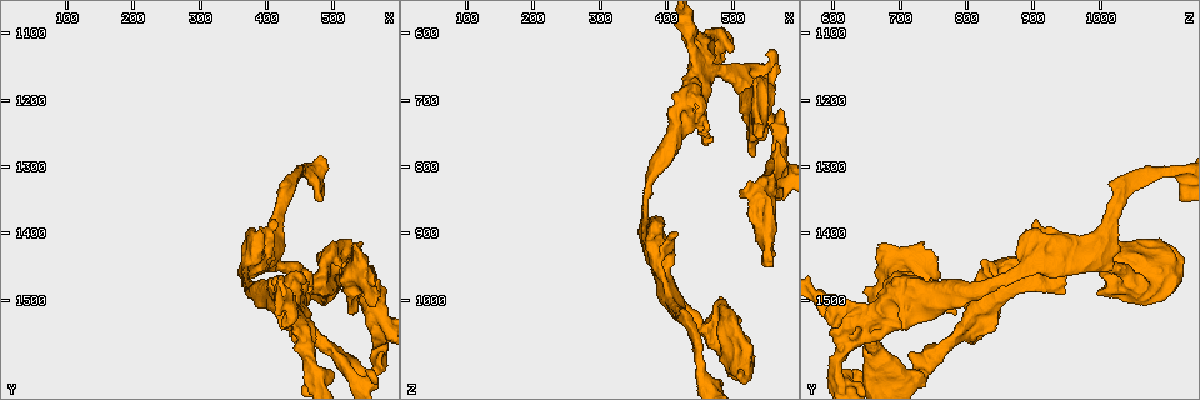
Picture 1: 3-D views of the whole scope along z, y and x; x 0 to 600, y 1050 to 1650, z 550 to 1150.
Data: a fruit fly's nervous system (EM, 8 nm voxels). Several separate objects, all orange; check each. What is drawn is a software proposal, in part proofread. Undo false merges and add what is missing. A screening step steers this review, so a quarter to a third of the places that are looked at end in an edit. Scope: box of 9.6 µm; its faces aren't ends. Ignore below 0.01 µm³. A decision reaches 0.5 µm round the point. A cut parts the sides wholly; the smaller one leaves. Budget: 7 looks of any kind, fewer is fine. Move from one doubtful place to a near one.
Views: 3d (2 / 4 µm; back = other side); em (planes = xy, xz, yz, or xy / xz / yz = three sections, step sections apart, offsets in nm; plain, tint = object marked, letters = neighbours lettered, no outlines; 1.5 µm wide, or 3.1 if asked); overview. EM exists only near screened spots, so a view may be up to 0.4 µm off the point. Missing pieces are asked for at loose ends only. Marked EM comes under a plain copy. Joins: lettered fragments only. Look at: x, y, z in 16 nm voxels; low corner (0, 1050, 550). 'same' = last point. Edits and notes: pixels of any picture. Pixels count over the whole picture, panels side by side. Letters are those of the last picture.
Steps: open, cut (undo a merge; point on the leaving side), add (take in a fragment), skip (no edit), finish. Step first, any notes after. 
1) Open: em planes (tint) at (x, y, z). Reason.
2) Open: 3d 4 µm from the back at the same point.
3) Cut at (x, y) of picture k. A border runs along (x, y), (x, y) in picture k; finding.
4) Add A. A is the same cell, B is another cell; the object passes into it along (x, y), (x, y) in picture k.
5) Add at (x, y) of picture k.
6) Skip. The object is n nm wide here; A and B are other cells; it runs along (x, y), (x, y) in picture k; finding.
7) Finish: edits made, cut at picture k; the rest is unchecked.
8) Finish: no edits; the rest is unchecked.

Open: 3d 4 µm at (540, 1420, 740). Free end.

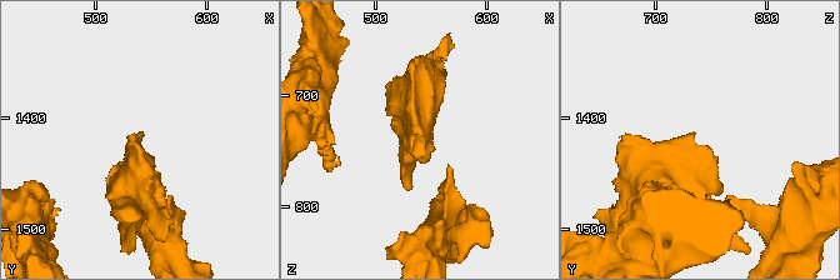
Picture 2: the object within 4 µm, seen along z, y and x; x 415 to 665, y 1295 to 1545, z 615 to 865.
Open: em planes (letters) at (542, 1416, 738). Shape alone is not enough.

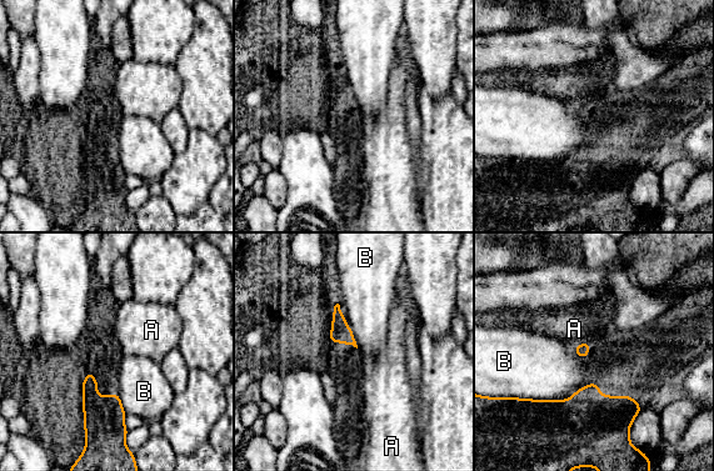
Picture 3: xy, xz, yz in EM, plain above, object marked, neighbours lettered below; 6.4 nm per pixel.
Skip. A and B are other cells; a border runs along (592, 381), (563, 400), (520, 399) in picture 3; none of them fits.

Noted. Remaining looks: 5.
Open: 3d 2 µm from the back at (485, 1485, 1000). Free end.

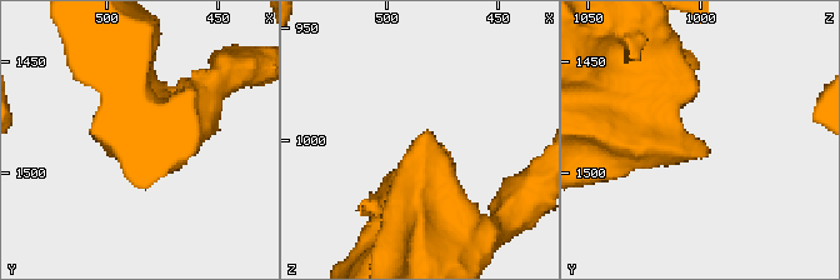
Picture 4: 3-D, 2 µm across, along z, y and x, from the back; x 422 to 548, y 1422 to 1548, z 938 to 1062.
Open: em planes (tint) at (482, 1489, 995).

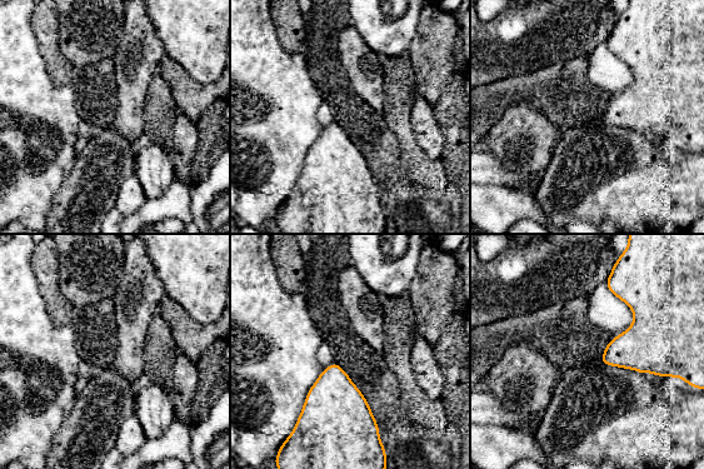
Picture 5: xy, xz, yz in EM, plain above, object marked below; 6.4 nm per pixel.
Open: em planes (letters) at the same point.

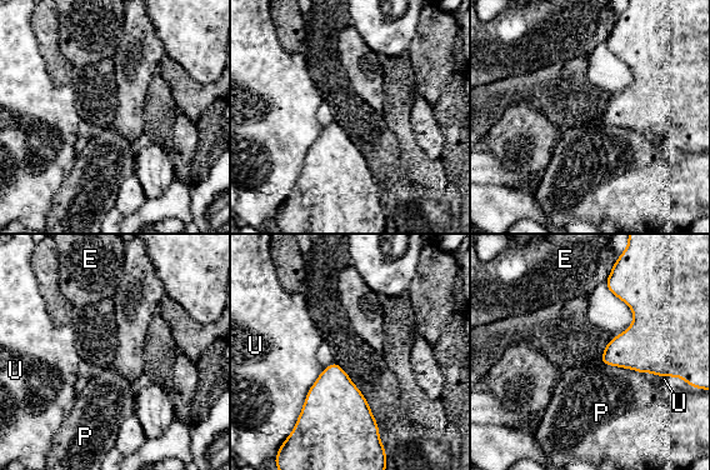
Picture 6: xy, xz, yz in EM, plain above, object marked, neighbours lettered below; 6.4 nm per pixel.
Skip. E, P and U are other cells; a border runs along (323, 371), (290, 433) in picture 6; no lettered fragment goes on from it.

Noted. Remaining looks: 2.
Finish: no edits; the rest is unchecked.

